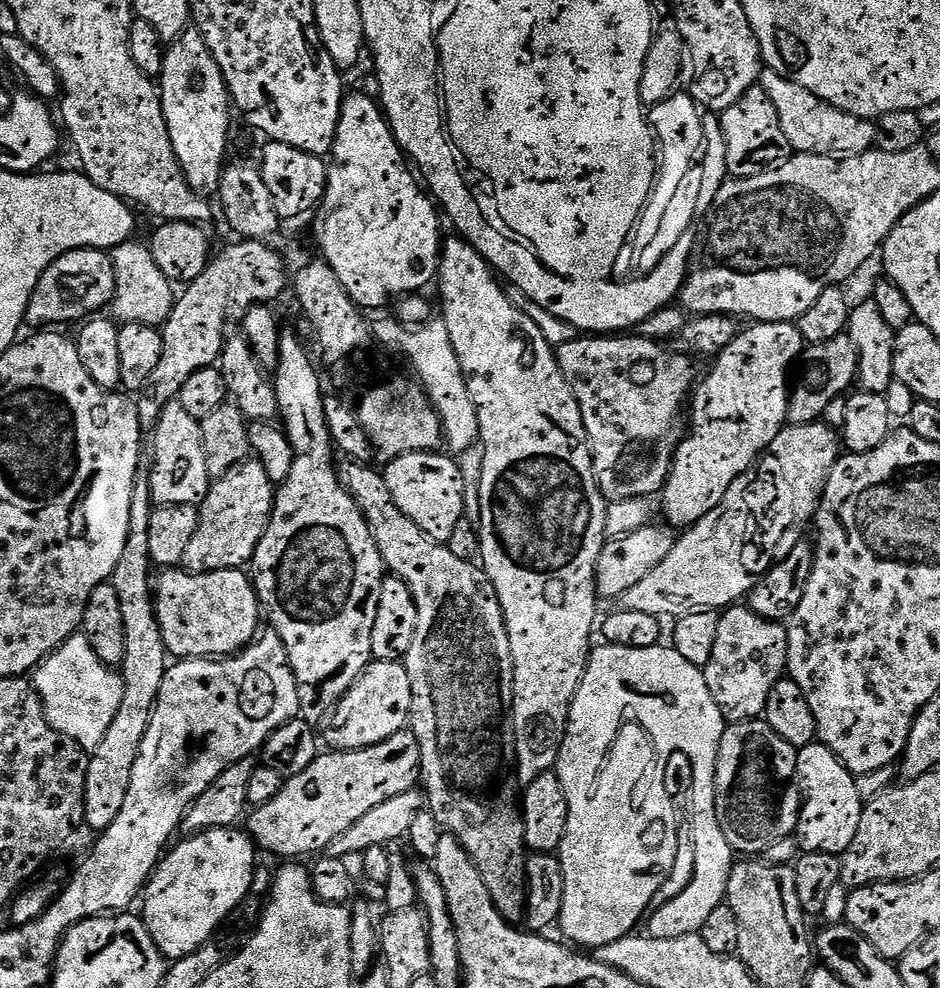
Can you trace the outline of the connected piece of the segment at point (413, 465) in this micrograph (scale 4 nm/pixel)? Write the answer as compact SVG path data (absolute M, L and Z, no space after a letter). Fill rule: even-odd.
M440 450L407 452L387 461L382 471L398 510L402 510L402 514L406 514L406 518L417 524L430 539L447 542L450 534L454 534L454 526L465 519L463 480L457 461Z

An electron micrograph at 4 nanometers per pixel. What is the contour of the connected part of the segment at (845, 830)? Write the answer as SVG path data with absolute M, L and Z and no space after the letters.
M819 742L807 744L797 749L796 783L801 792L800 818L796 839L799 849L805 852L822 852L843 855L861 822L864 798L855 776L840 762L837 756Z

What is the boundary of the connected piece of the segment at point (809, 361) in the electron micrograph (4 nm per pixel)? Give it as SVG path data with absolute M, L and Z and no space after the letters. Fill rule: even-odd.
M846 334L830 338L830 342L807 345L798 364L800 377L797 380L795 377L788 393L787 423L798 425L817 423L823 417L826 406L830 406L834 398L844 396L856 384L857 366L858 354L854 342L850 342Z

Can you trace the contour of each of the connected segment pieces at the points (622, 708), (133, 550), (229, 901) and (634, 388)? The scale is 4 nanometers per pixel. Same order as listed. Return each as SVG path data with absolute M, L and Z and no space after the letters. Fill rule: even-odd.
M604 644L600 646L600 649L598 648L589 655L584 676L580 680L576 697L572 700L568 715L568 733L564 735L564 744L560 748L560 756L556 759L554 769L556 777L562 782L562 790L566 790L566 802L568 803L566 834L562 838L558 853L562 862L562 874L566 878L566 898L562 898L562 914L558 921L558 928L564 931L563 939L565 941L576 946L585 944L589 948L588 950L601 948L618 938L635 933L637 931L636 923L643 918L644 911L652 904L652 899L663 890L664 883L672 876L672 867L675 866L676 855L680 852L680 840L686 839L687 836L693 836L696 839L696 869L693 870L688 885L673 900L666 901L653 914L647 931L658 938L678 938L699 933L702 922L706 922L707 916L718 905L725 903L728 876L732 872L734 863L732 848L726 842L716 821L715 811L713 811L713 801L716 799L716 755L726 727L724 715L722 710L718 710L718 702L714 702L714 698L710 698L710 686L706 686L703 671L695 668L690 662L686 662L686 658L682 658L682 654L678 654L676 648L657 646L646 650L630 650L626 646L614 646L613 644ZM684 800L704 800L700 804L700 808L704 812L698 813L693 818L693 825L684 824L688 820L687 814L684 813Z
M141 466L136 472L134 494L130 498L130 534L126 534L122 558L118 558L118 566L114 566L110 581L118 593L118 603L122 605L122 624L126 630L122 706L118 706L118 714L114 714L110 722L106 738L102 738L102 742L91 749L86 770L84 823L89 829L92 827L96 834L108 829L110 822L118 818L118 813L126 803L134 758L138 758L138 746L142 746L142 738L146 738L146 726L150 726L158 690L162 690L162 678L170 667L170 653L162 638L154 599L154 565L150 558L150 518L153 507L150 472L147 467Z
M215 828L209 832L197 832L189 835L180 845L169 847L166 855L156 865L156 871L148 879L142 893L144 912L142 919L148 927L148 933L154 938L165 957L188 956L202 947L207 940L213 939L220 923L243 905L251 891L252 876L258 865L258 849L247 831L231 828Z
M580 334L576 339L562 342L554 348L556 361L582 410L582 422L588 435L588 445L592 451L592 465L596 481L600 487L600 493L604 499L611 502L613 500L629 500L630 498L652 498L663 489L664 483L668 481L668 475L672 469L672 459L676 457L676 447L686 435L686 401L697 383L696 368L693 357L679 350L667 348L667 343L650 338L640 337L635 334Z

